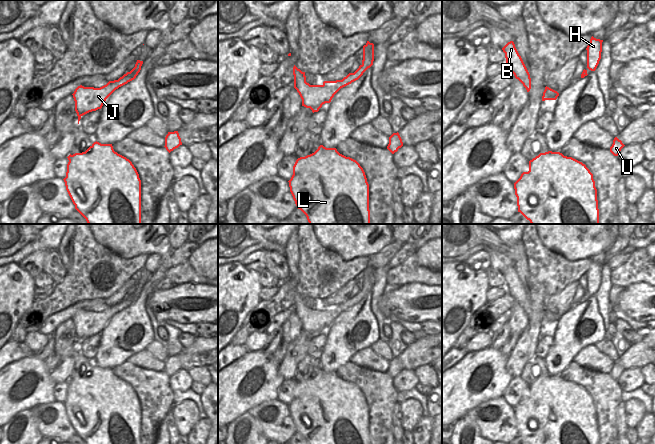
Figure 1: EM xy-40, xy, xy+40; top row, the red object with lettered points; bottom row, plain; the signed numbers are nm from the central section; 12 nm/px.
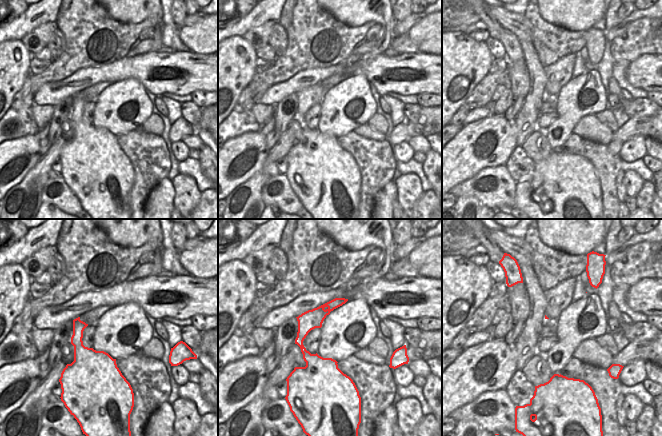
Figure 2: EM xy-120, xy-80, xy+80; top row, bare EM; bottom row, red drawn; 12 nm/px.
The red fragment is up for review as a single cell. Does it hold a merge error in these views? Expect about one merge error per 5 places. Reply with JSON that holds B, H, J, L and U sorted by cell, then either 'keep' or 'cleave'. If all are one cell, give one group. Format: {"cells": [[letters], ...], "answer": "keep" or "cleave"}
{"cells": [["B", "H", "J", "L", "U"]], "answer": "keep"}

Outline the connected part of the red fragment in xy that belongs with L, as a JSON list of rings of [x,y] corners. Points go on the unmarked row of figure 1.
[[[320,369],[314,377],[298,382],[288,406],[295,428],[307,444],[370,444],[369,408],[365,396],[356,384],[340,378],[336,372]]]

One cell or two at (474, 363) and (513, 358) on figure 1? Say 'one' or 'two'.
two

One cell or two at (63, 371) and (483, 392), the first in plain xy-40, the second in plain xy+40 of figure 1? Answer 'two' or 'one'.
two

